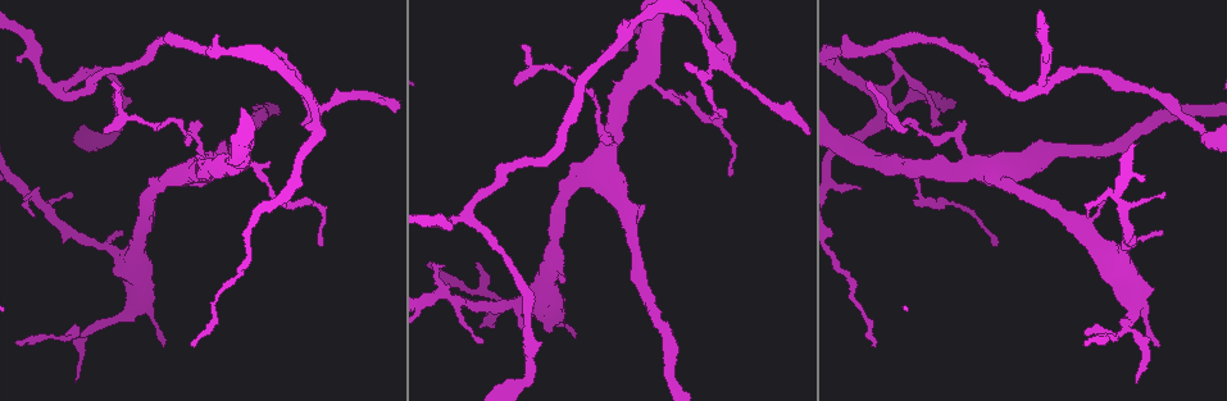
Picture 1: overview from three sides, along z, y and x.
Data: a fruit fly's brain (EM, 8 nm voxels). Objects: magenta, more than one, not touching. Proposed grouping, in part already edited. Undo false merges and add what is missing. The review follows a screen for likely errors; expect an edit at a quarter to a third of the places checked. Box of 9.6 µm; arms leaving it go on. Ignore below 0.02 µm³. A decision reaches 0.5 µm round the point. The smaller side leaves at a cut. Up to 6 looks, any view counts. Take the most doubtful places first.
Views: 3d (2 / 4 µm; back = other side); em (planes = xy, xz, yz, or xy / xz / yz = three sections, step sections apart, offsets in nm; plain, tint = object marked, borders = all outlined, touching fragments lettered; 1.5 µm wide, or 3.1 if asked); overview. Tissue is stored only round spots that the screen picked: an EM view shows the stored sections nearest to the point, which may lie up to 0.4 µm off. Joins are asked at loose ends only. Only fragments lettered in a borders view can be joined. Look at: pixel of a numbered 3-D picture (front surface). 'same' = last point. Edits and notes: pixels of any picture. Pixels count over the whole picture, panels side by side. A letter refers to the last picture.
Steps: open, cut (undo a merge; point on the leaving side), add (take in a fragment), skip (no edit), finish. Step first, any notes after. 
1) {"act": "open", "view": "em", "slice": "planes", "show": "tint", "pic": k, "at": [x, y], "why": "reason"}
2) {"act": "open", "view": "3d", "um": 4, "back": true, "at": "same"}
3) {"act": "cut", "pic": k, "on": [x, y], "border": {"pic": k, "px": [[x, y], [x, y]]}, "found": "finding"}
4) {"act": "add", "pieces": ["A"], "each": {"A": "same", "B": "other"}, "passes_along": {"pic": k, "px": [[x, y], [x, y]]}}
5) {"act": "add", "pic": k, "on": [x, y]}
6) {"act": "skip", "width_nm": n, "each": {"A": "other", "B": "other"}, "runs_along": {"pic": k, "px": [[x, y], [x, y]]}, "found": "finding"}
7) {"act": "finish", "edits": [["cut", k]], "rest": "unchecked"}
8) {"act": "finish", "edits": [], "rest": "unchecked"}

{"act": "open", "view": "em", "slice": "planes", "show": "plain", "pic": 1, "at": [846, 38], "why": "an open end"}

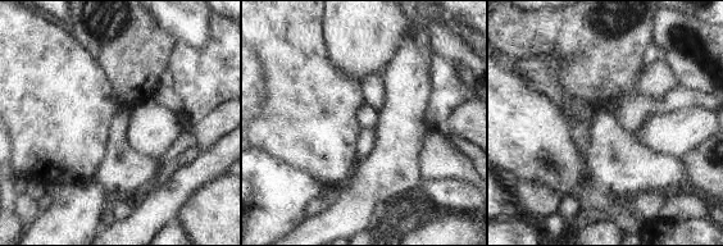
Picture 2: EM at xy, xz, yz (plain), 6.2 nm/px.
{"act": "open", "view": "em", "slice": "planes", "show": "tint", "at": "same", "why": "where the object lies"}

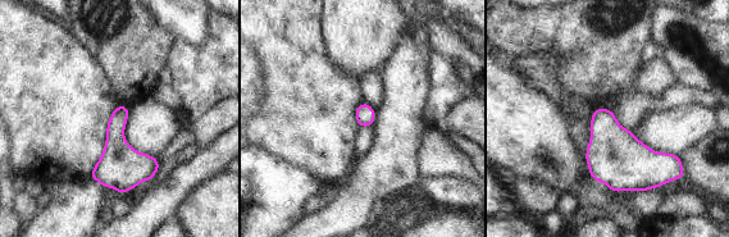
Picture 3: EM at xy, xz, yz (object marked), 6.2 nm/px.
{"act": "open", "view": "em", "slice": "planes", "show": "borders", "at": "same"}

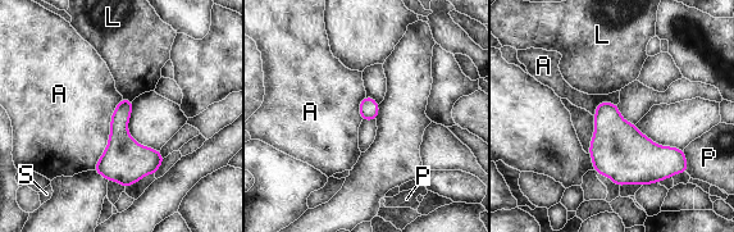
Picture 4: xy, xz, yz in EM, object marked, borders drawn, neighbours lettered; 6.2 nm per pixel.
{"act": "skip", "width_nm": 130, "each": {"A": "other", "L": "other", "P": "other", "S": "other"}, "border": {"pic": 4, "px": [[122, 96], [92, 169]]}, "found": "no lettered fragment goes on from it"}

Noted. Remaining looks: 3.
{"act": "open", "view": "3d", "um": 4, "pic": 1, "at": [19, 63], "why": "an open end"}

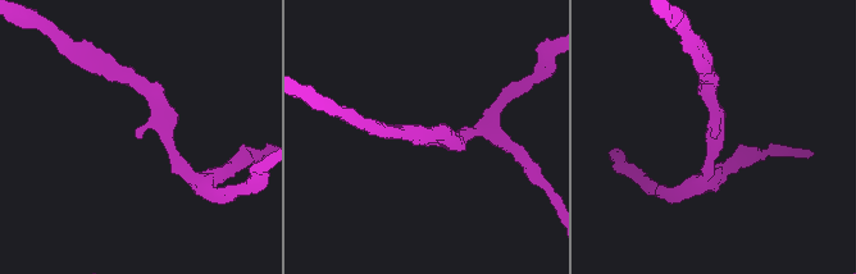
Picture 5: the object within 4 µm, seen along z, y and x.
{"act": "open", "view": "em", "slice": "xz", "step": 8, "show": "borders", "pic": 5, "at": [714, 139], "arm_widths_nm": [200, 220], "why": "shape alone is not enough"}

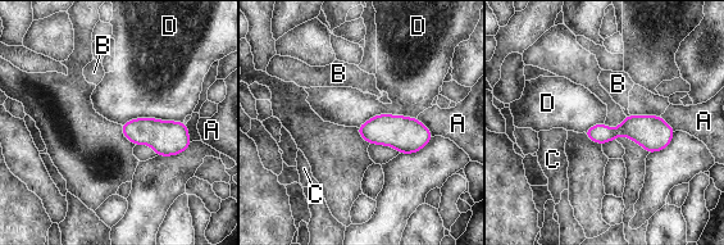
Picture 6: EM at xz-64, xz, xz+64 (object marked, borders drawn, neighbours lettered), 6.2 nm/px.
{"act": "open", "view": "em", "slice": "planes", "show": "borders", "at": "same", "why": "another direction"}

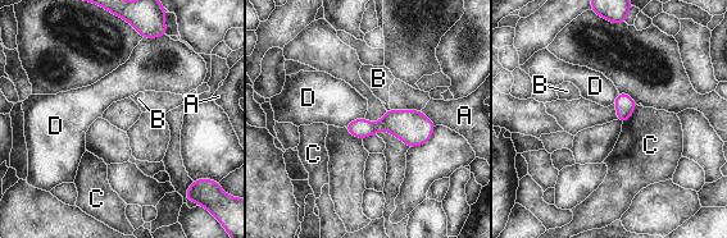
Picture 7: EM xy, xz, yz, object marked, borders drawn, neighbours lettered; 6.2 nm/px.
{"act": "skip", "width_nm": 120, "each": {"A": "other", "B": "other", "C": "other", "D": "other"}, "border": {"pic": 7, "px": [[637, 105], [630, 118], [622, 124]]}, "found": "none of them fits"}

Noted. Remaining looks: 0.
{"act": "finish", "edits": [], "rest": "unchecked"}

